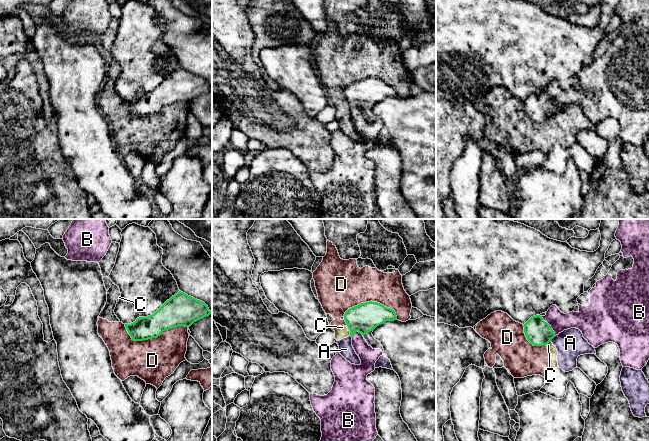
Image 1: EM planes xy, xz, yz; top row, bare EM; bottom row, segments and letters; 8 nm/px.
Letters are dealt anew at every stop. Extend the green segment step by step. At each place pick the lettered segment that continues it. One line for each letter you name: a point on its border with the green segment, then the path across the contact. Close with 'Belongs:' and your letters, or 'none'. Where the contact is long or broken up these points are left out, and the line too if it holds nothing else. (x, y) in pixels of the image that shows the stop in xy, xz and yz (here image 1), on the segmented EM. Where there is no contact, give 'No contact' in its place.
B: Touches green at yz (550, 326). Path across: yz (538, 332), (550, 326), (558, 321)
Belongs: B

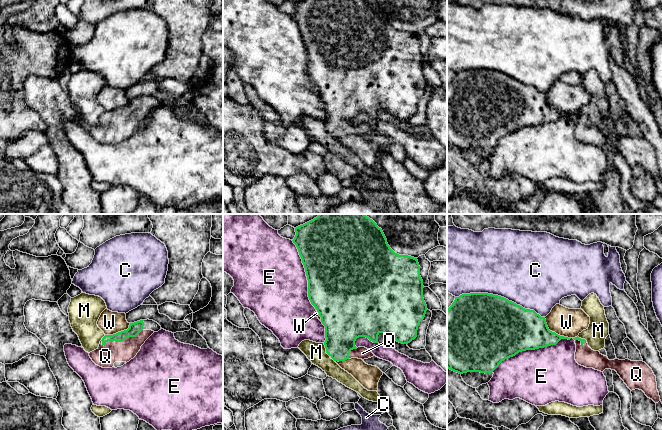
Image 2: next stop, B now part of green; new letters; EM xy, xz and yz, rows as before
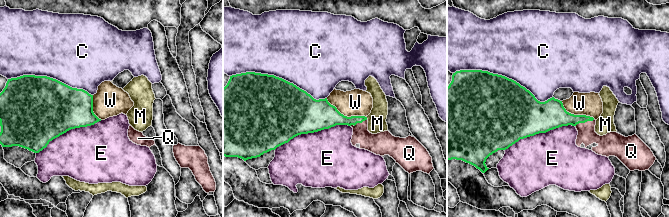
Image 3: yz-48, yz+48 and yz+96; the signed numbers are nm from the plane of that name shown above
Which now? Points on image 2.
Q: Touches green at xy (121, 341). Path across: xy (135, 328), (121, 341), (105, 356)
Belongs: Q

